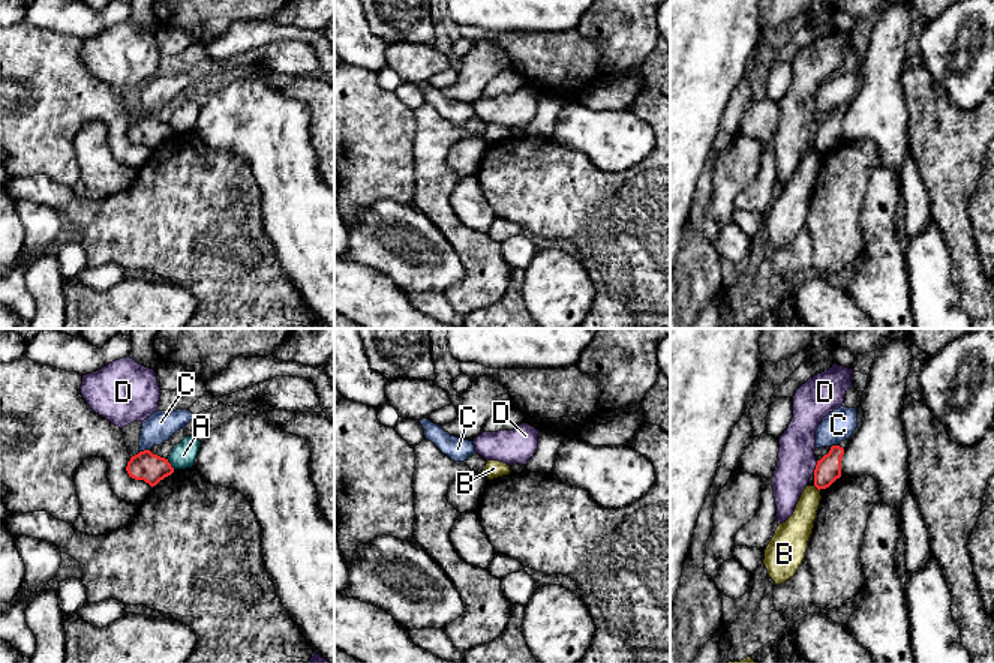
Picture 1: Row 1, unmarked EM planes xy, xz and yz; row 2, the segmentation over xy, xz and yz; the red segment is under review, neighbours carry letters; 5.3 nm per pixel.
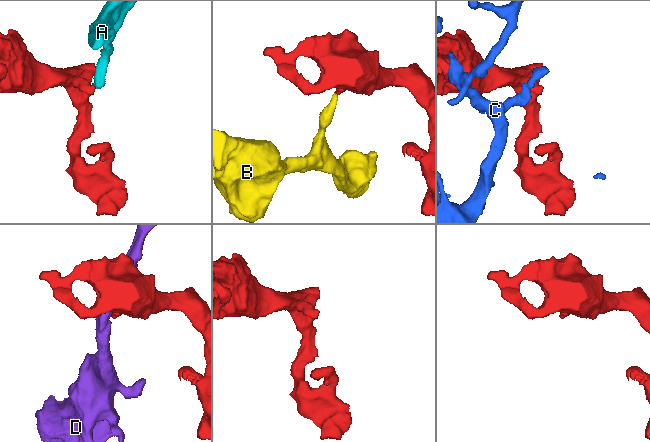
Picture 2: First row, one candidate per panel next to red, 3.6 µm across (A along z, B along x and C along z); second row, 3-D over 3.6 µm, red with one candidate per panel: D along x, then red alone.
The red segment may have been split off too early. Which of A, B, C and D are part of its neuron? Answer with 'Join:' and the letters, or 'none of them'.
Join: none of them

